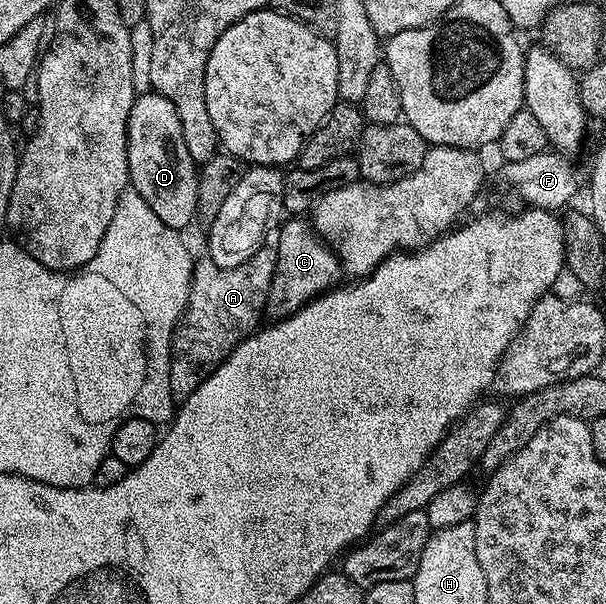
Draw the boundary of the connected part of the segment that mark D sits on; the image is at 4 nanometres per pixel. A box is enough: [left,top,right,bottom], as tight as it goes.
[127,92,199,231]

